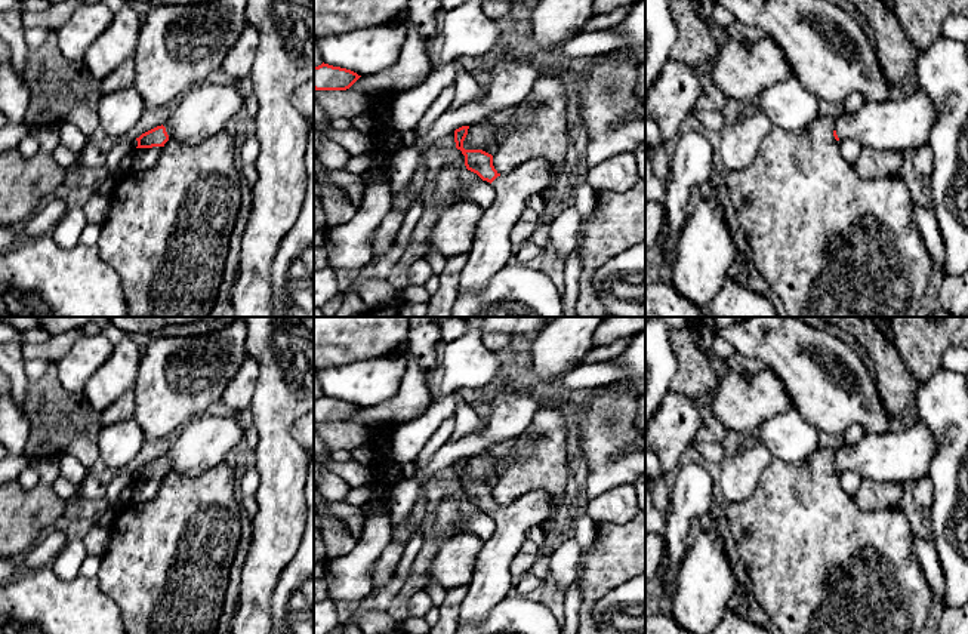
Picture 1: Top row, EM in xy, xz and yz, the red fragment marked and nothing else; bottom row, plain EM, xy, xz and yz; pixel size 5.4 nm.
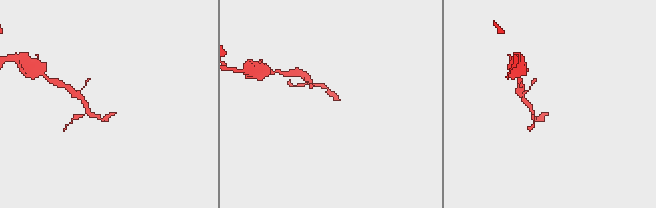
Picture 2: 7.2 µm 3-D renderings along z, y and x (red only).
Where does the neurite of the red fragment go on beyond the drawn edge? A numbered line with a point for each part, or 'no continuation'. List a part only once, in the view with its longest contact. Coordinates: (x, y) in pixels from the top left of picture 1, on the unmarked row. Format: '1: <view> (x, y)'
1: xy (204, 442)

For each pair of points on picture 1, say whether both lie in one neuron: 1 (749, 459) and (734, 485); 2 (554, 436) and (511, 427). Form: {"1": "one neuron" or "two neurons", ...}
{"1": "one neuron", "2": "two neurons"}

